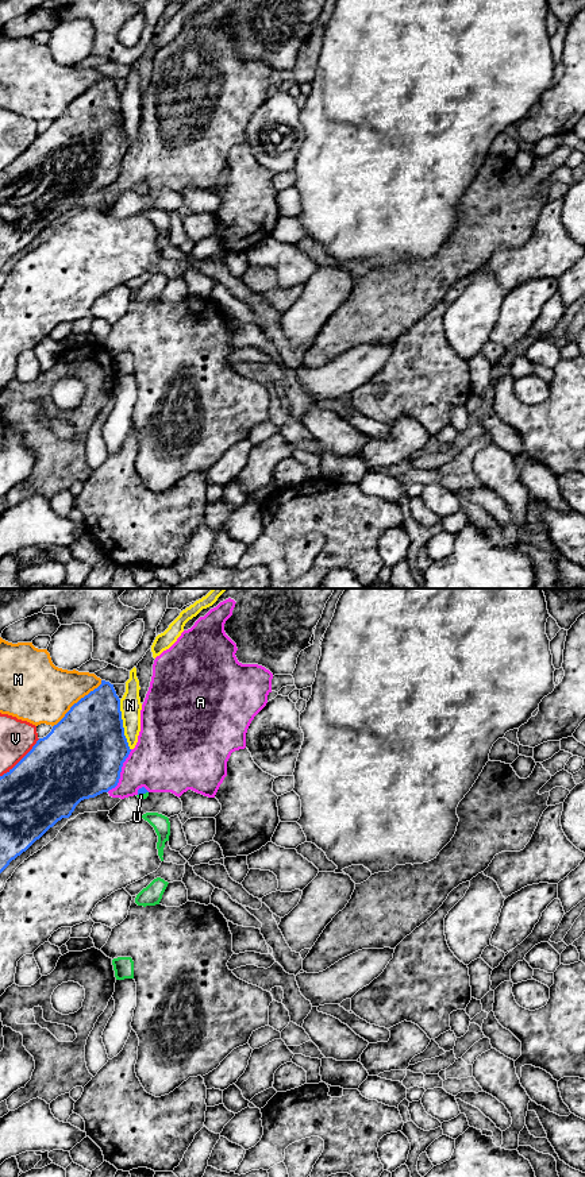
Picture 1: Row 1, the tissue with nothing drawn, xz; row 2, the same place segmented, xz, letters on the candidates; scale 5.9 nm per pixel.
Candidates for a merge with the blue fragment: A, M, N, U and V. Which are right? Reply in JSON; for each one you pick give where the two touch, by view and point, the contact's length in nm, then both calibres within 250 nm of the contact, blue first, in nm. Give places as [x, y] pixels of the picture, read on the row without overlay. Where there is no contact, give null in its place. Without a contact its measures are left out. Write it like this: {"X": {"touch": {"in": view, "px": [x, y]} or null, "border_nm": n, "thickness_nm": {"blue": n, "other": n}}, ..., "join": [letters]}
{"U": {"touch": {"in": "xz", "px": [142, 188]}, "border_nm": 70, "thickness_nm": {"blue": 40, "other": 30}}, "join": ["U"]}

